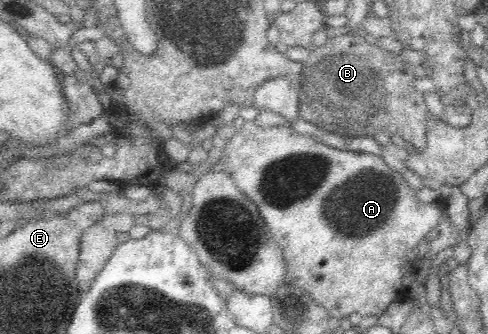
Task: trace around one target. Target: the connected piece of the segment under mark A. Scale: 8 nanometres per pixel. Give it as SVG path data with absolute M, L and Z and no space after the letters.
M246 122L240 129L227 132L224 140L220 143L222 155L219 162L223 170L232 175L234 185L238 191L242 191L250 201L254 202L260 210L260 216L268 228L268 236L274 238L276 244L284 250L284 261L288 274L285 283L301 287L312 299L322 306L330 318L350 318L354 313L360 317L380 316L392 302L404 300L405 290L411 290L408 279L408 252L418 246L421 240L429 238L436 230L439 220L442 219L444 207L437 202L423 203L416 197L417 187L412 187L405 181L404 176L390 168L380 155L366 154L365 152L340 152L336 148L328 148L324 144L318 144L313 139L306 140L302 134L298 134L291 126L258 126L256 122Z

